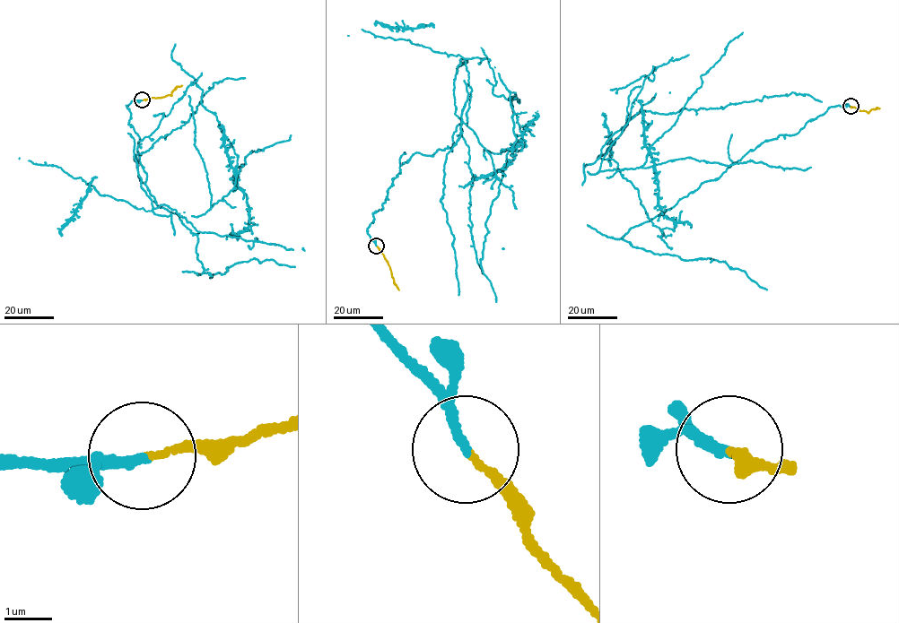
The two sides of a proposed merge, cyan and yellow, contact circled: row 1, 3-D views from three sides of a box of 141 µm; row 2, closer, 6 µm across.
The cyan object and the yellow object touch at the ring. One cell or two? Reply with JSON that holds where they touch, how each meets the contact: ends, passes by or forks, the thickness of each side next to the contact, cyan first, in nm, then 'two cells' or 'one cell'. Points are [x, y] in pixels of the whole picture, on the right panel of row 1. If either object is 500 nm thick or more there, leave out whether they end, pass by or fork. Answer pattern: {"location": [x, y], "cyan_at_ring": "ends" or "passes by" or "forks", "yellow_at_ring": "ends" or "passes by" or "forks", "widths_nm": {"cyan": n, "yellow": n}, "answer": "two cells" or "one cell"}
{"location": [850, 106], "cyan_at_ring": "ends", "yellow_at_ring": "ends", "widths_nm": {"cyan": 200, "yellow": 140}, "answer": "two cells"}

